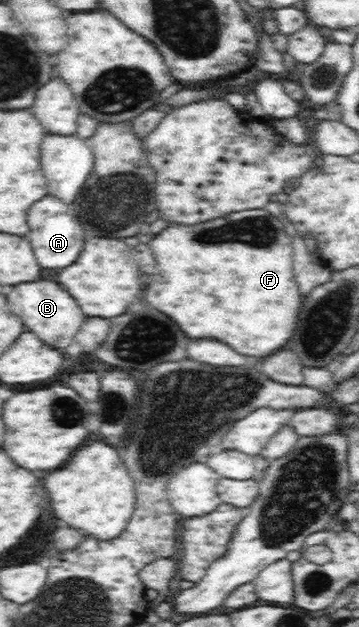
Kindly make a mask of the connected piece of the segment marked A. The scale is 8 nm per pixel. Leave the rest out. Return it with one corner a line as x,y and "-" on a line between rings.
44,196
28,210
28,225
30,231
25,237
31,243
41,268
47,268
47,270
66,269
80,257
83,244
86,241
87,230
79,224
71,204
65,204
53,196

